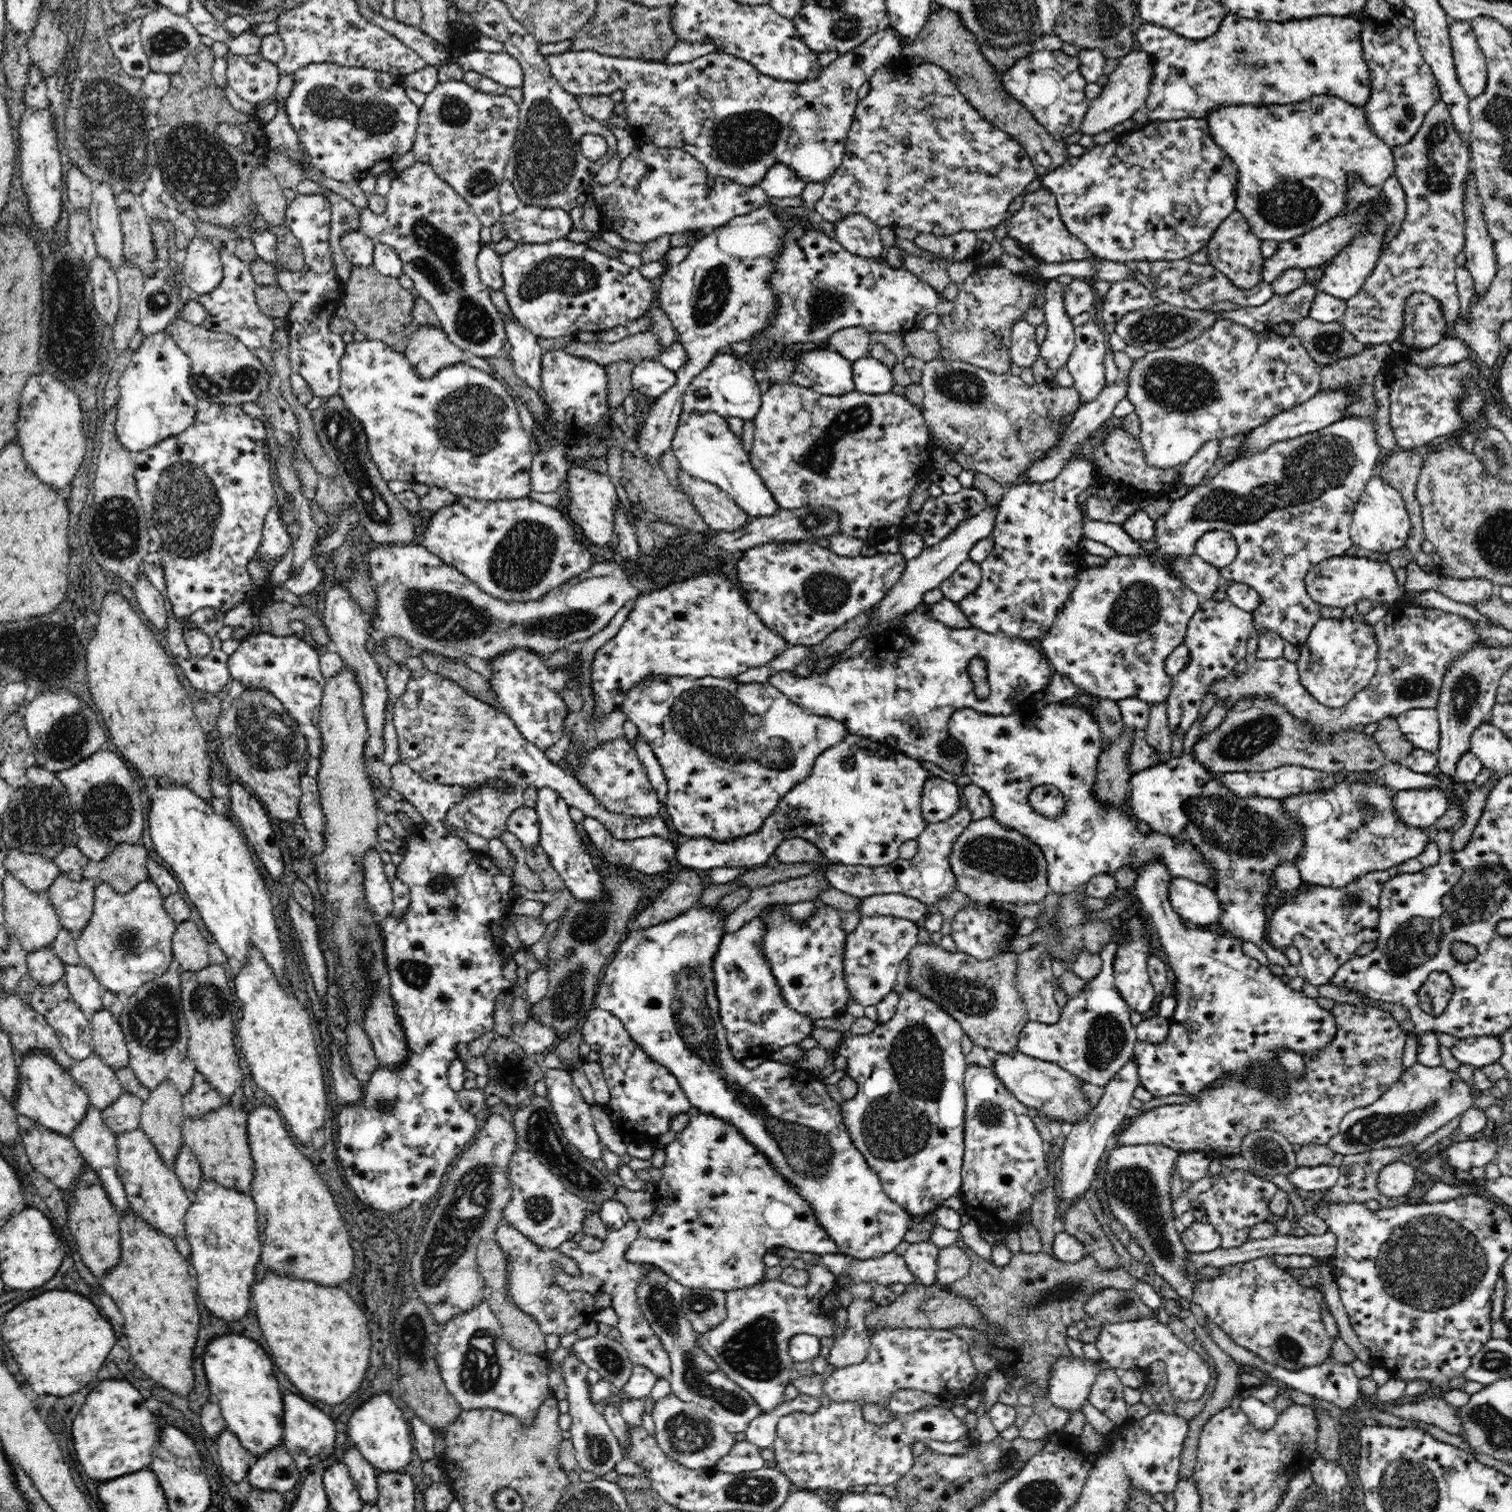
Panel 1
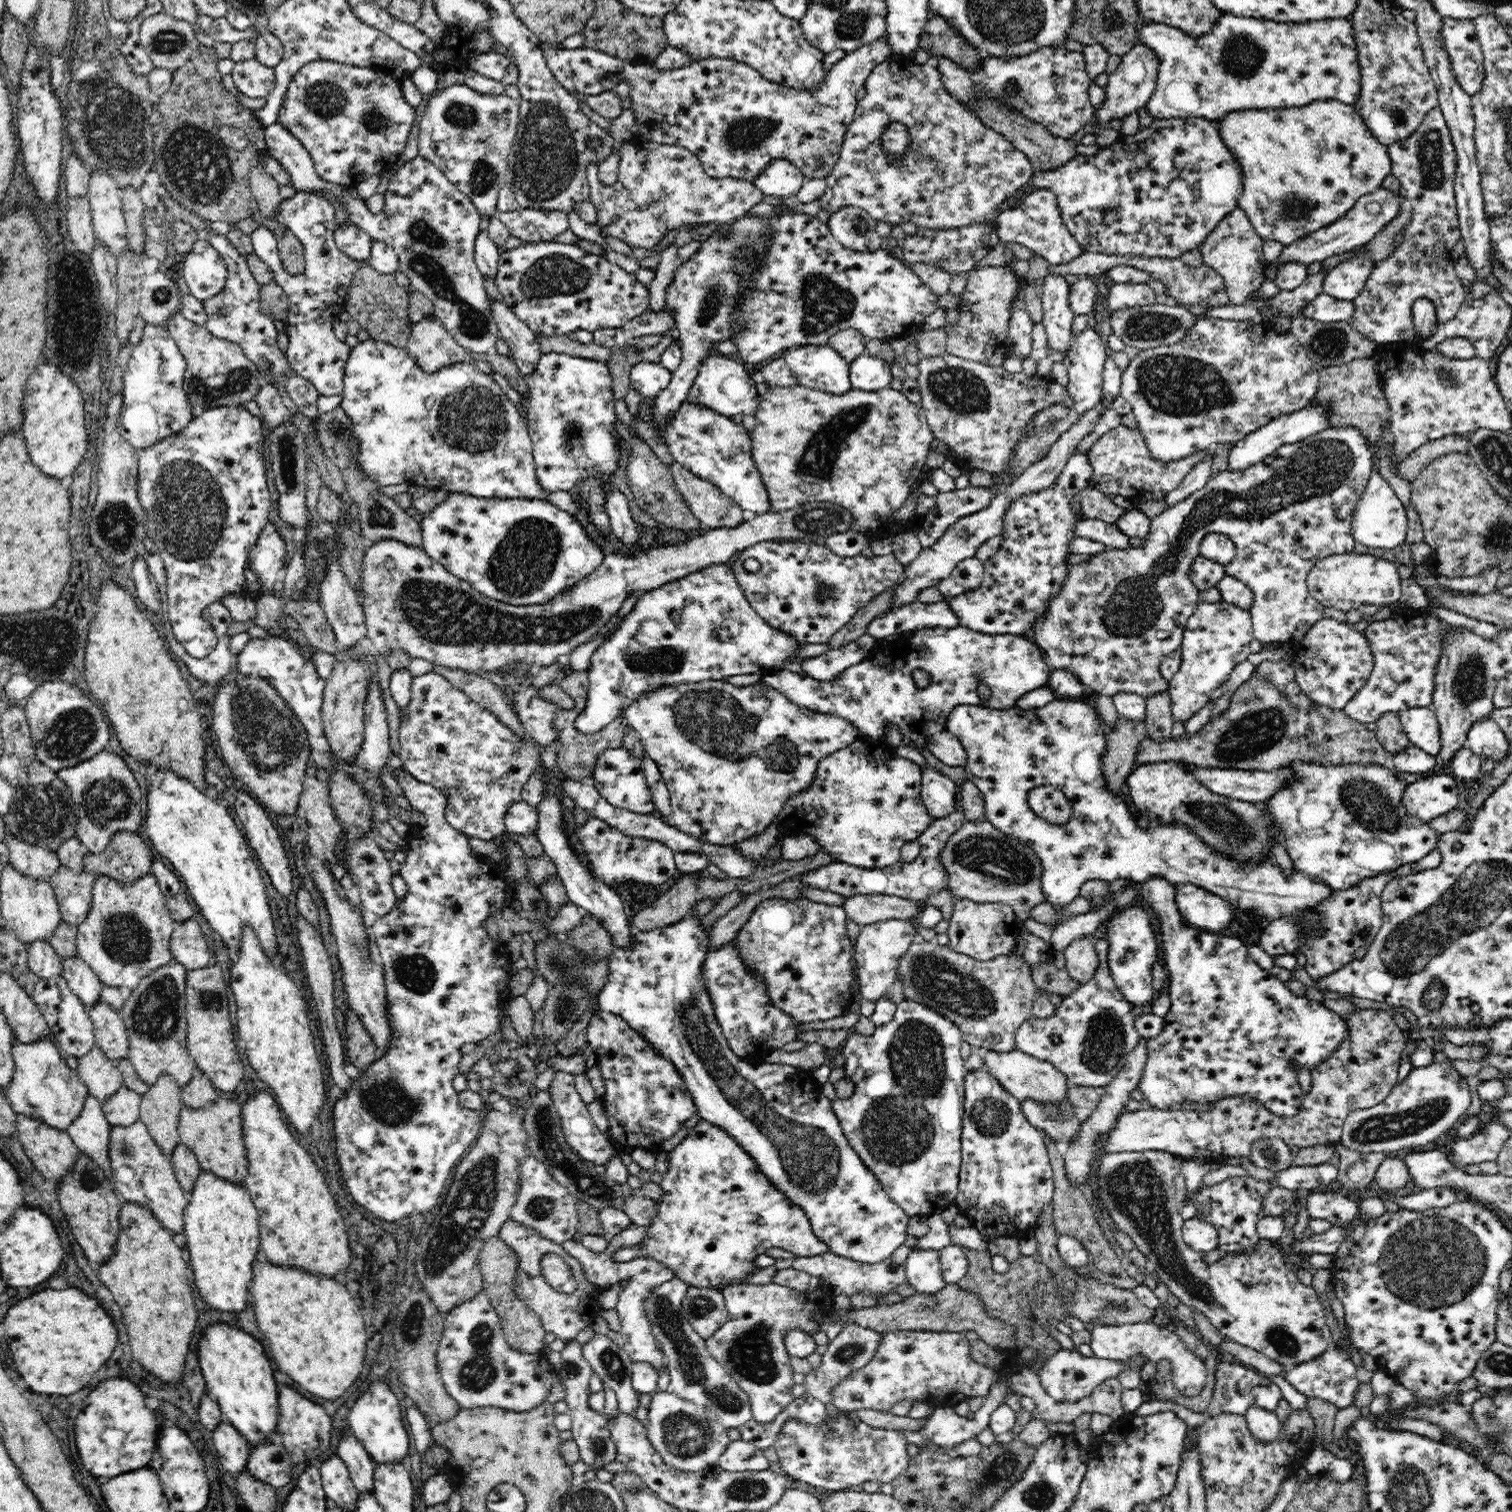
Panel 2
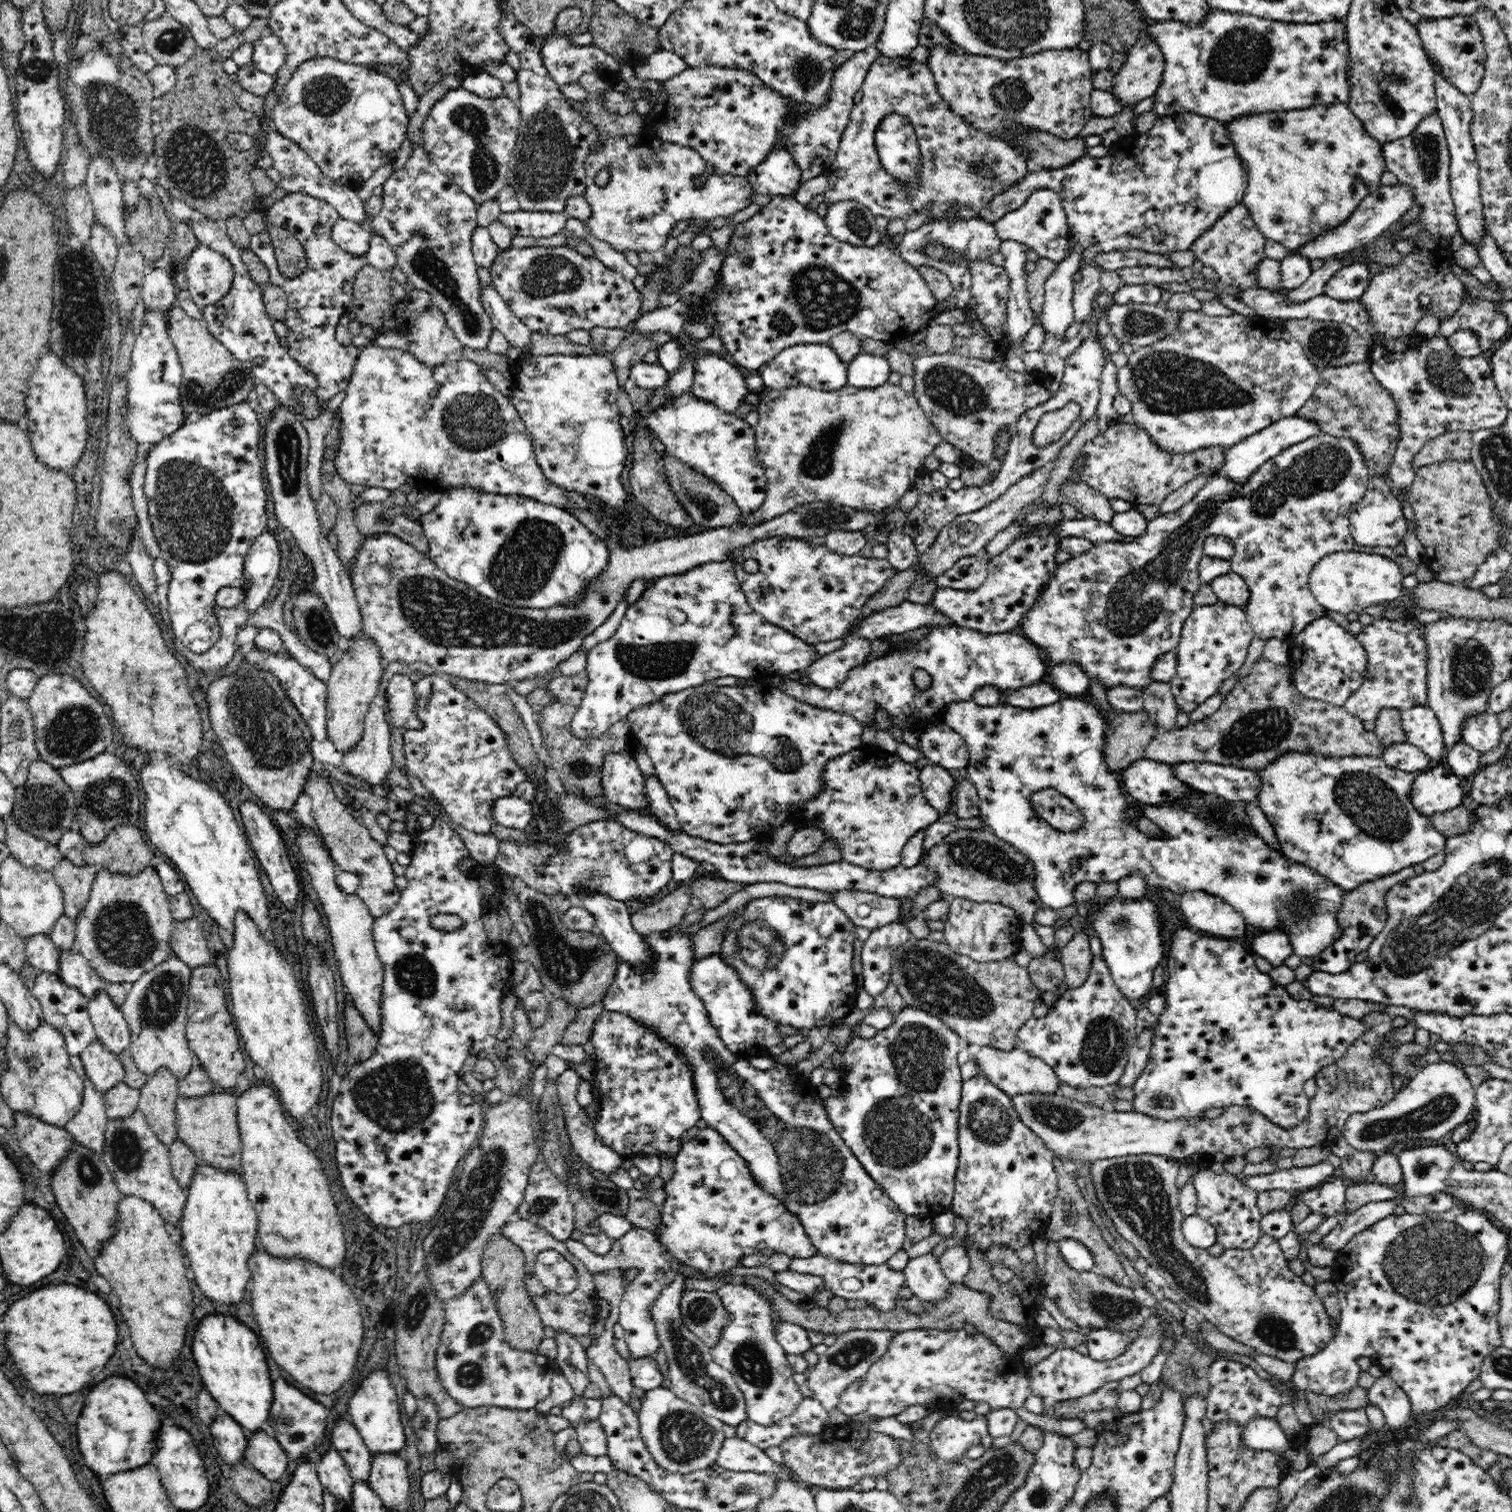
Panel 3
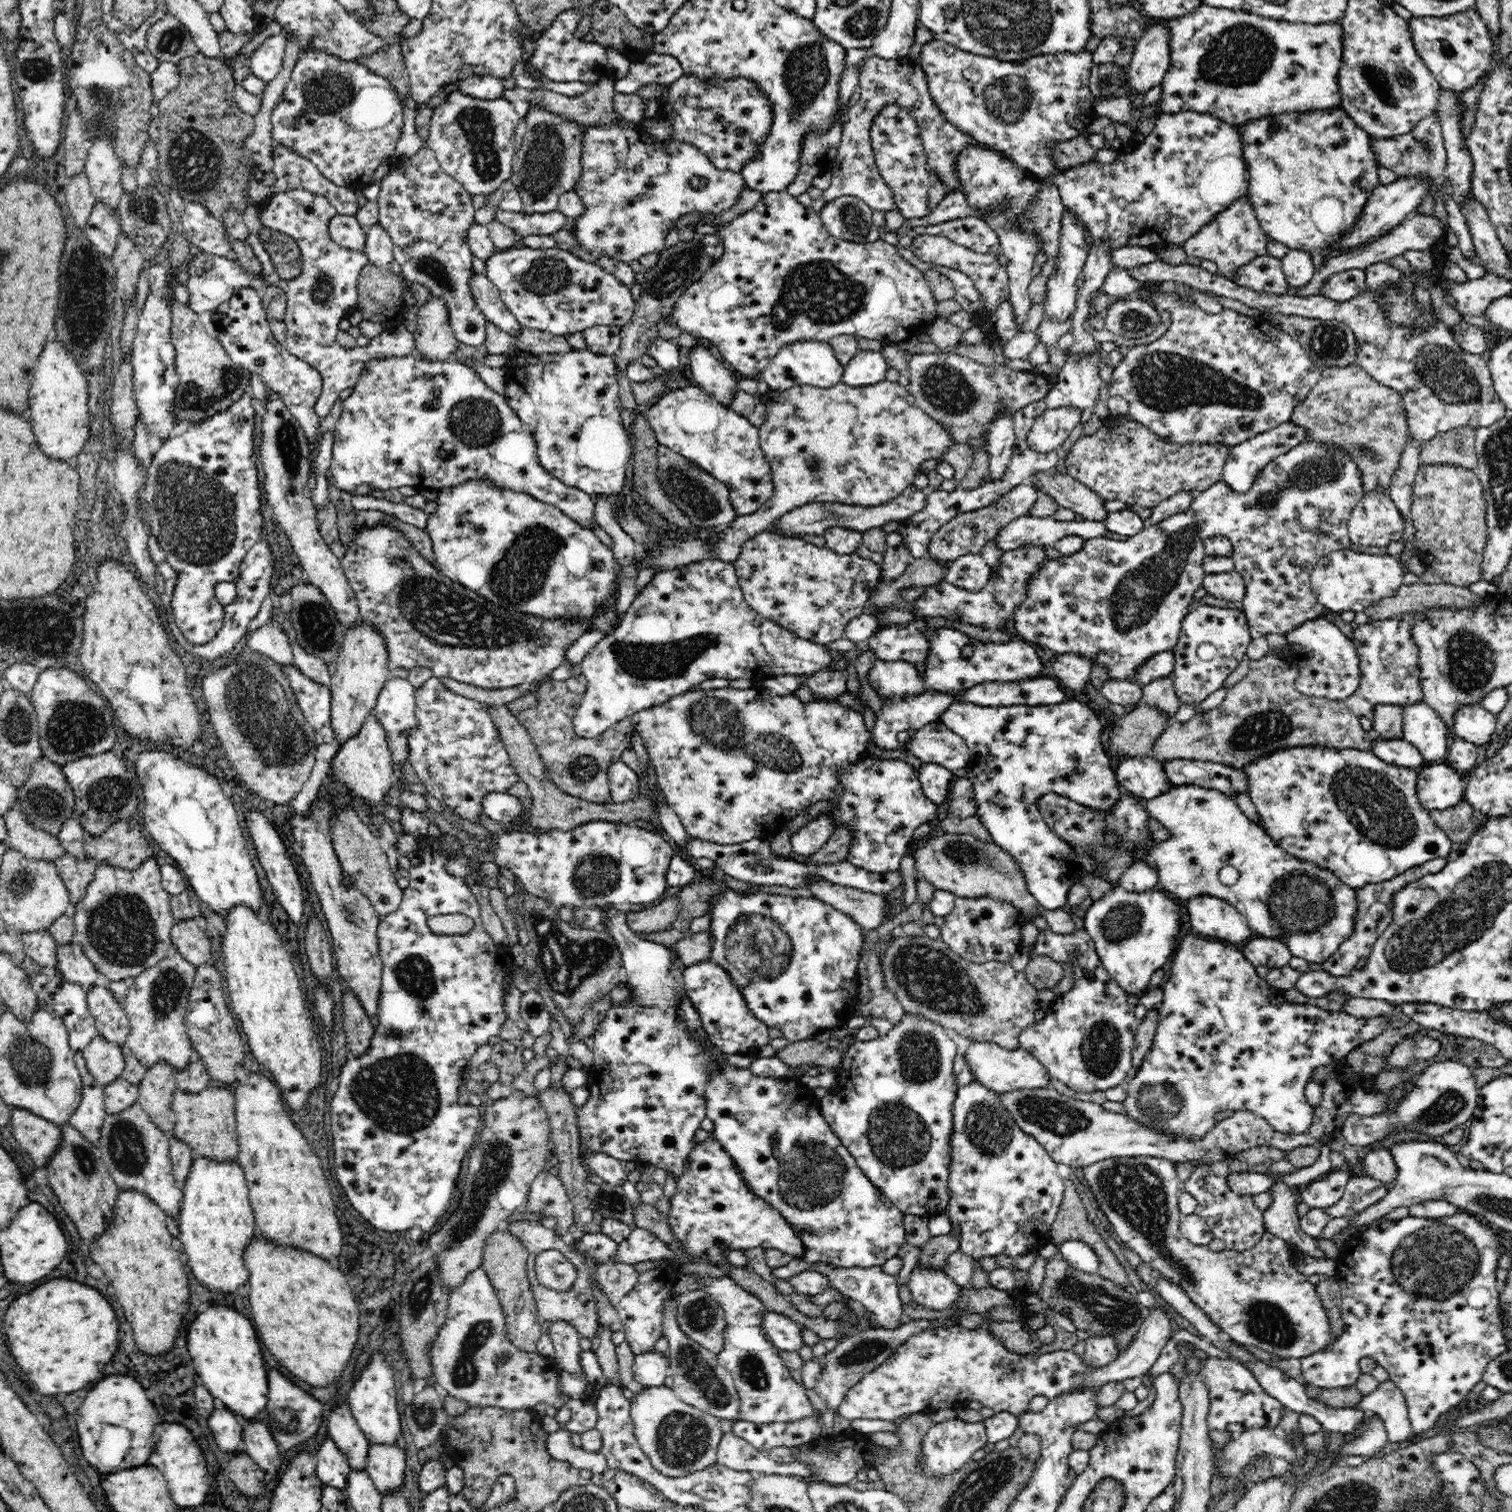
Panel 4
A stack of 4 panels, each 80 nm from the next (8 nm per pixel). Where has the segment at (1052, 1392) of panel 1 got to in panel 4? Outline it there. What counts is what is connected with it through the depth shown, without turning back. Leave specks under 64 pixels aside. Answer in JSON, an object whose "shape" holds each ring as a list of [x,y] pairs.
{"shape":[[[1151,1308],[1142,1326],[1140,1326],[1135,1340],[1128,1348],[1122,1350],[1116,1360],[1112,1360],[1110,1364],[1100,1366],[1100,1368],[1092,1368],[1086,1366],[1081,1357],[1077,1356],[1073,1350],[1059,1349],[1054,1352],[1043,1353],[1040,1356],[1010,1352],[990,1331],[990,1327],[984,1324],[973,1330],[960,1324],[946,1328],[928,1328],[928,1330],[924,1330],[925,1332],[906,1340],[904,1345],[900,1346],[884,1364],[876,1366],[858,1384],[852,1386],[844,1395],[843,1401],[836,1412],[850,1421],[858,1420],[858,1418],[894,1421],[900,1416],[914,1413],[931,1415],[933,1412],[942,1410],[942,1408],[958,1409],[972,1402],[972,1400],[977,1400],[983,1406],[993,1408],[996,1413],[1006,1411],[1019,1415],[1028,1411],[1030,1400],[1038,1395],[1053,1399],[1059,1394],[1072,1393],[1073,1390],[1083,1386],[1099,1388],[1107,1382],[1123,1382],[1127,1378],[1146,1375],[1154,1362],[1158,1360],[1162,1348],[1171,1339],[1175,1329],[1175,1323],[1169,1316],[1168,1311],[1164,1308]]]}

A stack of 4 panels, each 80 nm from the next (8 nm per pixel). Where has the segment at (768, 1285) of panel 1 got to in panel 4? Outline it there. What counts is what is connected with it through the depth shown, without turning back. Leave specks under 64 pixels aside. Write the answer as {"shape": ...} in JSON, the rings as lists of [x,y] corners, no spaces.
{"shape":[[[729,1275],[718,1278],[696,1277],[696,1280],[702,1282],[701,1290],[712,1296],[725,1312],[724,1348],[716,1354],[716,1361],[733,1376],[740,1401],[739,1420],[770,1424],[810,1418],[816,1409],[810,1403],[802,1384],[790,1376],[789,1368],[777,1353],[779,1349],[774,1347],[763,1331],[766,1308],[762,1301],[750,1291],[744,1290]]]}

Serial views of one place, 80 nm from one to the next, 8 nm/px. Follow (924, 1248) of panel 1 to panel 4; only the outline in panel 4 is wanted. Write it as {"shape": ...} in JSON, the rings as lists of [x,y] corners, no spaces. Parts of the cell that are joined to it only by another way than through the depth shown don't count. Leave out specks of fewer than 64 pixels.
{"shape":[[[917,1266],[912,1270],[906,1284],[911,1291],[913,1302],[930,1310],[952,1308],[960,1296],[961,1286],[945,1272]]]}

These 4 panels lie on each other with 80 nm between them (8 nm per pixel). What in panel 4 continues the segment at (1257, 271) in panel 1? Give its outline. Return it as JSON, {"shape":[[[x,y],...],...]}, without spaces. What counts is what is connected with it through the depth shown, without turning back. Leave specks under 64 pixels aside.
{"shape":[[[1246,195],[1230,203],[1230,206],[1219,212],[1214,220],[1205,225],[1198,234],[1194,234],[1184,243],[1184,252],[1200,260],[1211,260],[1218,267],[1218,274],[1226,279],[1233,281],[1233,276],[1238,269],[1251,260],[1267,254],[1270,239],[1259,226],[1254,209]]]}

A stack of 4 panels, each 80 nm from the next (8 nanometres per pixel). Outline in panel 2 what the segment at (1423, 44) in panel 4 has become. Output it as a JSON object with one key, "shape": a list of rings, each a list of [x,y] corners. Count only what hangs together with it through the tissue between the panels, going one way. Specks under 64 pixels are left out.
{"shape":[[[1442,17],[1441,45],[1445,46],[1456,82],[1470,97],[1478,94],[1485,79],[1483,50],[1473,19]]]}

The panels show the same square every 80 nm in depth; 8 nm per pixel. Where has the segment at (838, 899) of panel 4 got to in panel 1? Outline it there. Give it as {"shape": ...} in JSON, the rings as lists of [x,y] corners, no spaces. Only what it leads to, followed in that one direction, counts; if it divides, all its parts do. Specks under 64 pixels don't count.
{"shape":[[[903,894],[874,895],[861,899],[857,906],[861,918],[866,916],[895,916],[909,921],[926,918],[929,906],[917,898]]]}

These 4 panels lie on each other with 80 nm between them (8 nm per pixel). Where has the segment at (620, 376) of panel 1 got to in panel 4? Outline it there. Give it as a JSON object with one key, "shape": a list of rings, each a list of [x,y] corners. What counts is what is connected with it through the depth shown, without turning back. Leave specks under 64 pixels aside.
{"shape":[[[696,239],[688,245],[679,241],[675,246],[665,248],[659,253],[658,262],[654,267],[635,273],[634,283],[641,284],[641,294],[635,304],[631,321],[621,327],[619,332],[621,345],[614,354],[615,364],[620,368],[618,372],[626,374],[627,364],[640,361],[647,346],[658,338],[658,330],[664,323],[664,318],[672,312],[676,300],[691,284],[698,282],[713,263],[714,259]]]}

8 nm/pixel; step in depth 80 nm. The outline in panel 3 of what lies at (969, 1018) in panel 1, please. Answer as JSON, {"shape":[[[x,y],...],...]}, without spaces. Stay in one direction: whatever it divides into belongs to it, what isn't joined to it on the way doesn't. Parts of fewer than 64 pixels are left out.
{"shape":[[[927,937],[925,939],[909,938],[902,946],[899,946],[893,952],[893,961],[891,964],[891,984],[896,986],[897,991],[901,994],[903,1001],[907,1006],[916,1006],[920,1010],[925,1010],[928,1014],[934,1015],[936,1018],[940,1018],[942,1022],[948,1025],[954,1032],[957,1032],[961,1039],[966,1040],[969,1044],[978,1044],[981,1047],[990,1046],[992,1048],[1009,1051],[1016,1048],[1016,1036],[1018,1030],[1030,1018],[1033,1017],[1034,1007],[1040,1001],[1041,991],[1037,986],[1033,985],[1031,978],[1029,977],[1026,967],[1019,966],[1013,958],[1004,958],[999,961],[992,962],[976,962],[970,957],[962,954],[956,954],[948,944],[945,942],[939,943],[933,938]]]}

